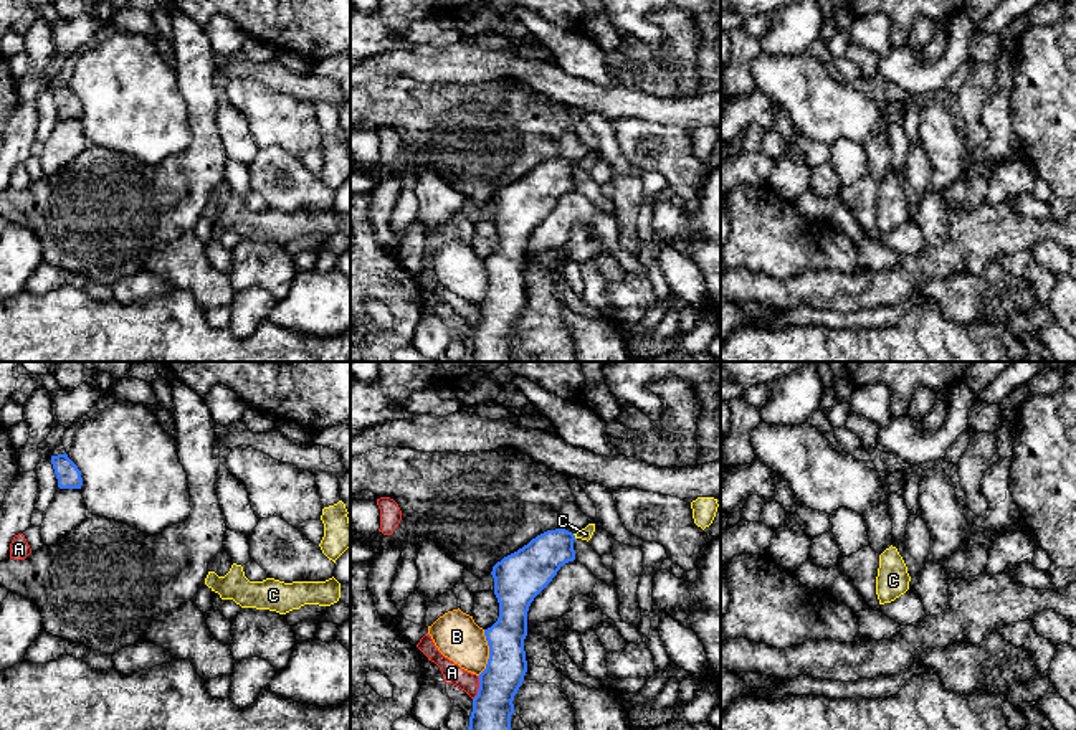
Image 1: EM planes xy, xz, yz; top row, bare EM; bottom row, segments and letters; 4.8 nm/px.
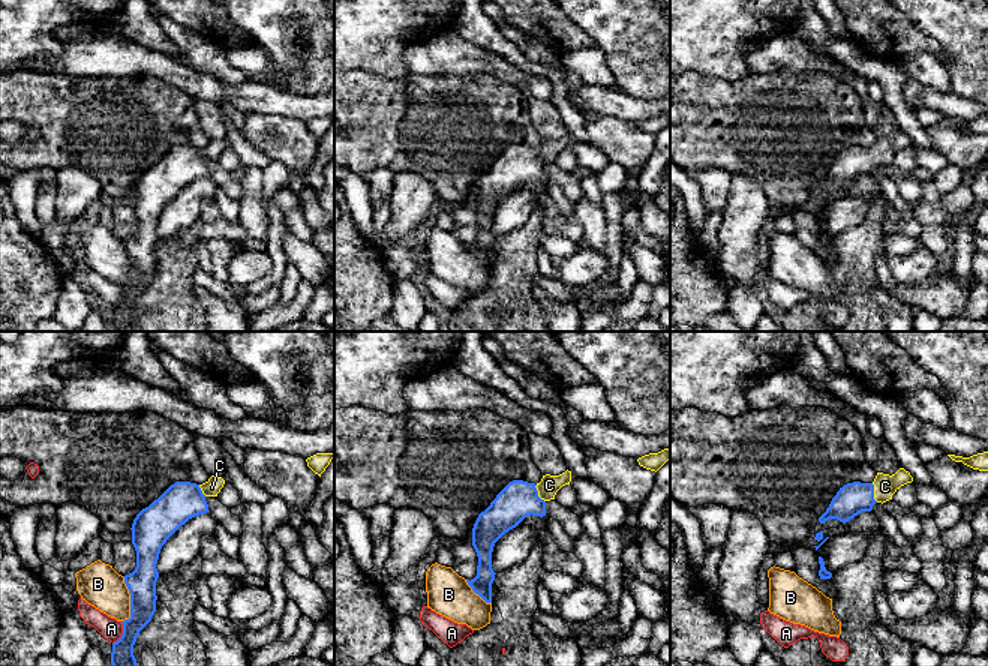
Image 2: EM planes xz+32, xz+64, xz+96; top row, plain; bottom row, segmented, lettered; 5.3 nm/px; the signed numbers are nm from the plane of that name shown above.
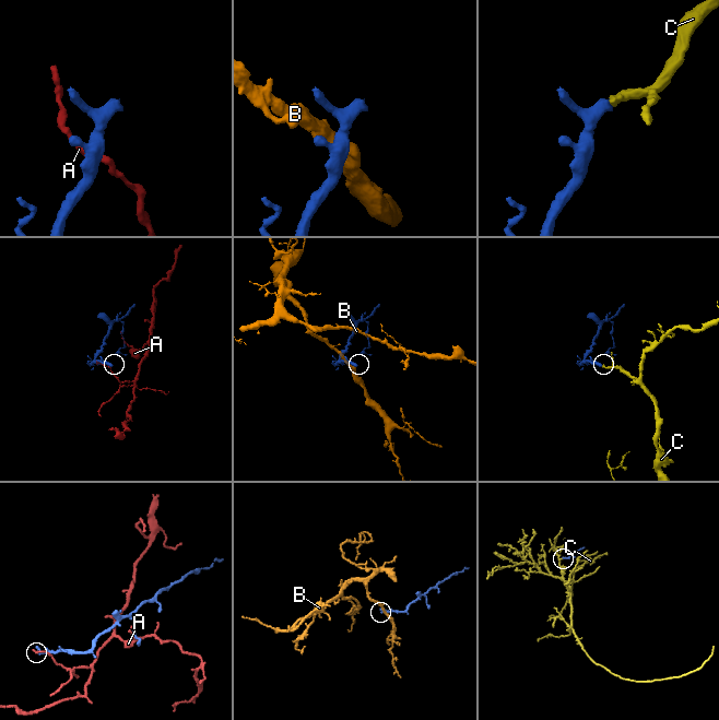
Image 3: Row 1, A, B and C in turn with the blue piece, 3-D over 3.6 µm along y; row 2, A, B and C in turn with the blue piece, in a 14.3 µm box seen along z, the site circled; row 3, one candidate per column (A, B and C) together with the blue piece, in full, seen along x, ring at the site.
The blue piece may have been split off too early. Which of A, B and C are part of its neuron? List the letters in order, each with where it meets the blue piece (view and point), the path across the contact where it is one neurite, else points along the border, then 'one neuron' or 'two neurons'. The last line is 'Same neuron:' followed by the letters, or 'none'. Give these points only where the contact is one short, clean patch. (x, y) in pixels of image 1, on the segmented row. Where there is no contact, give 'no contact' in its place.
A: contact xz (480, 687); border xz (478, 676), (478, 694), (473, 699); two neurons
B: contact xz (490, 653); two neurons
C: contact xz (574, 535); way xz (534, 565), (564, 539), (574, 535), (585, 534); one neuron
Same neuron: C

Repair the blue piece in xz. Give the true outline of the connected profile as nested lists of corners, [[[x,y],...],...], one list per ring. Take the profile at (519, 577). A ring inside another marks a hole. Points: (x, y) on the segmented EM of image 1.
[[[595,524],[577,533],[547,530],[493,566],[499,618],[484,629],[489,659],[478,675],[468,730],[511,730],[512,700],[527,672],[524,639],[529,606],[557,571],[575,560],[574,540],[588,542],[593,532]]]

